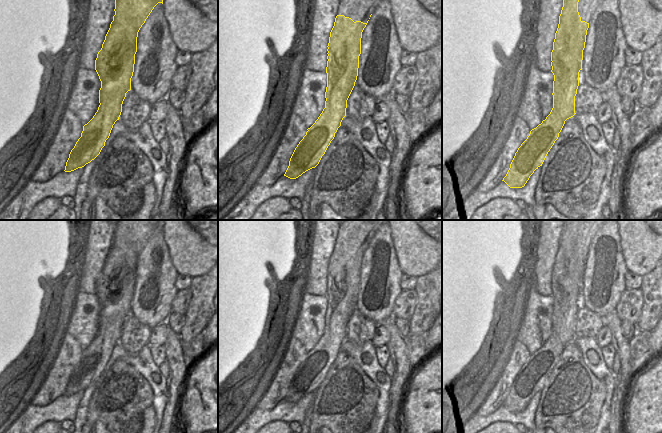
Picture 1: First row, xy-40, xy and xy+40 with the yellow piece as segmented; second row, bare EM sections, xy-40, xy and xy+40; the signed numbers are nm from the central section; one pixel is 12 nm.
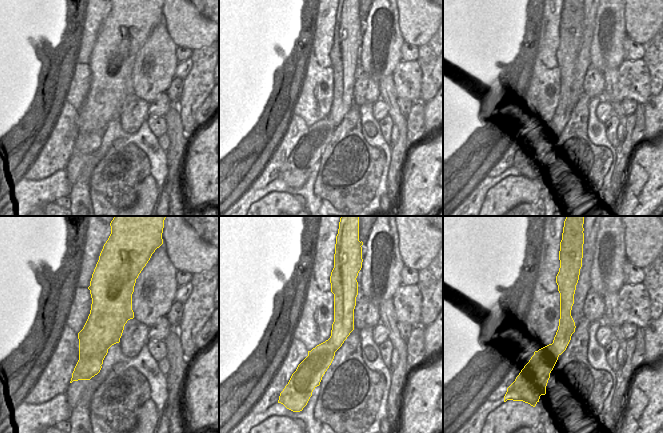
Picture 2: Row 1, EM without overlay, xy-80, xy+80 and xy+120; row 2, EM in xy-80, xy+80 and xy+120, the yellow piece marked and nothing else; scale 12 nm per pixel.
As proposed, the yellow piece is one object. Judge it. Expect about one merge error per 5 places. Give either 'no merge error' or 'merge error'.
merge error

